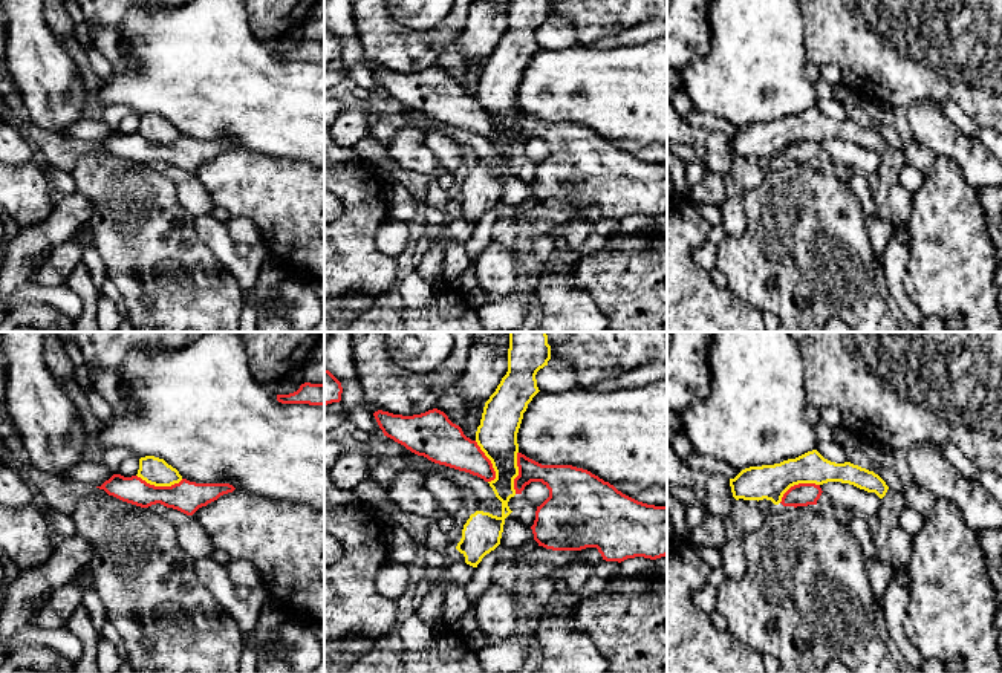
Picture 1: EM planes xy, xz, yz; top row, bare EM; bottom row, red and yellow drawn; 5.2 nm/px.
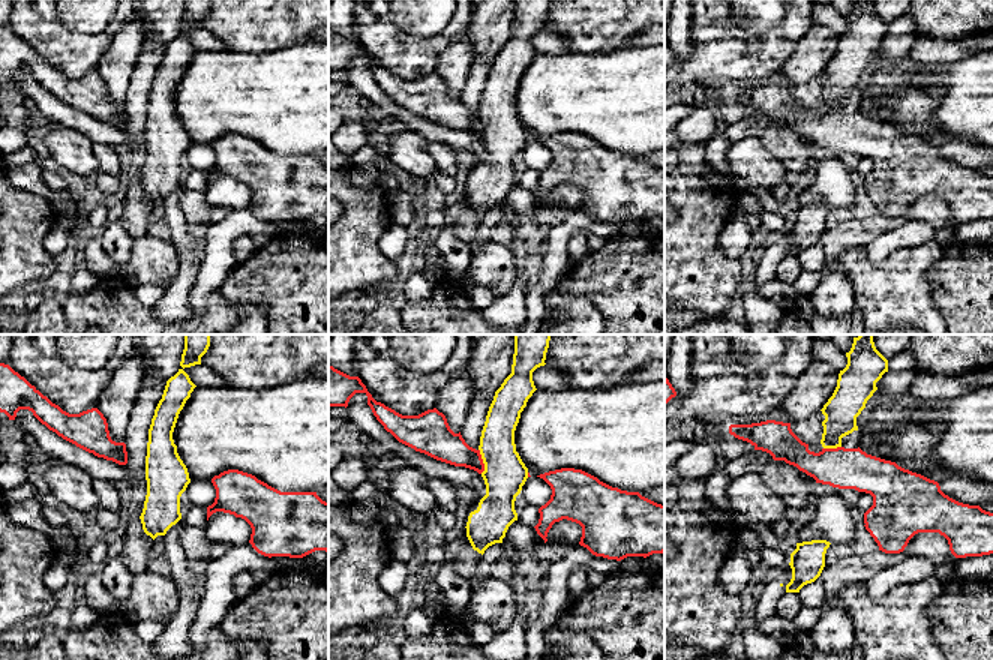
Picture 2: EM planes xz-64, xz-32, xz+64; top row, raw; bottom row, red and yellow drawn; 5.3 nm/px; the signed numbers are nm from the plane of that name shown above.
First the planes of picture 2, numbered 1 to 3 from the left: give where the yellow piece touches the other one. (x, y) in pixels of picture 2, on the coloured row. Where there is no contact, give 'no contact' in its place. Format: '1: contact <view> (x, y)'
1: no contact
2: contact xz-32 (482, 461)
3: contact xz+64 (831, 449)

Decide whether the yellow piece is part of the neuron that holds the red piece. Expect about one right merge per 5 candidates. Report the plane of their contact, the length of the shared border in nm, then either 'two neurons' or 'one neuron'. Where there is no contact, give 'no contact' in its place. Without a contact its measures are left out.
contact in xy; length 240 nm; two neurons

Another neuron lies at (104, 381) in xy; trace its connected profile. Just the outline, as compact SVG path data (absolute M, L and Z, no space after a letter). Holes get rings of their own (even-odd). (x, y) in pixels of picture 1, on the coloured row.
M89 369L89 376L90 376L93 390L109 402L113 413L122 413L127 410L118 392L116 375L113 372Z

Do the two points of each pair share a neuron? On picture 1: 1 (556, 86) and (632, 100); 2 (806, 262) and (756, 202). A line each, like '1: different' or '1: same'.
1: same
2: same

